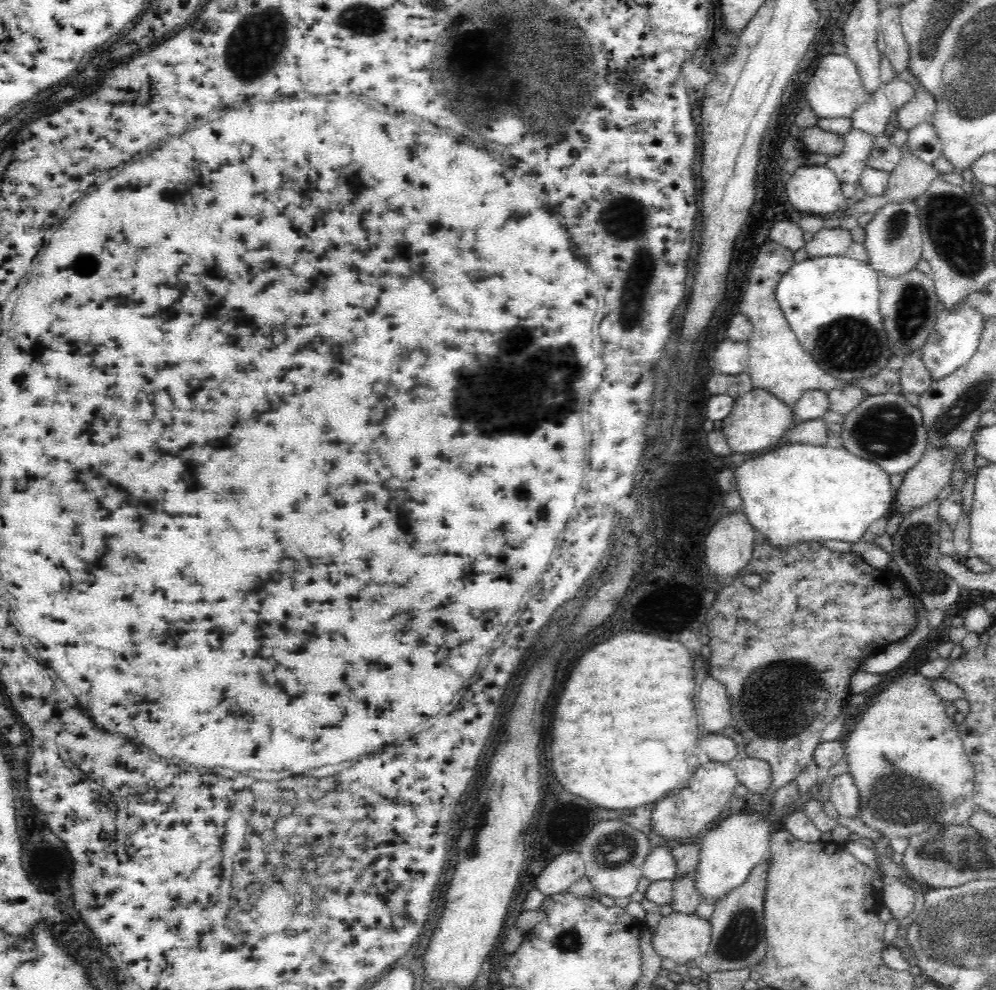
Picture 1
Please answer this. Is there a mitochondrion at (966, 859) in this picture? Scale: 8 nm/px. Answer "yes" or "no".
yes

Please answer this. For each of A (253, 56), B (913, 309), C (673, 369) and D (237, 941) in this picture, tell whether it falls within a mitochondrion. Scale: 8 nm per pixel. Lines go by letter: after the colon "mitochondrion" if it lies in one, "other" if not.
A: mitochondrion
B: mitochondrion
C: other
D: other

